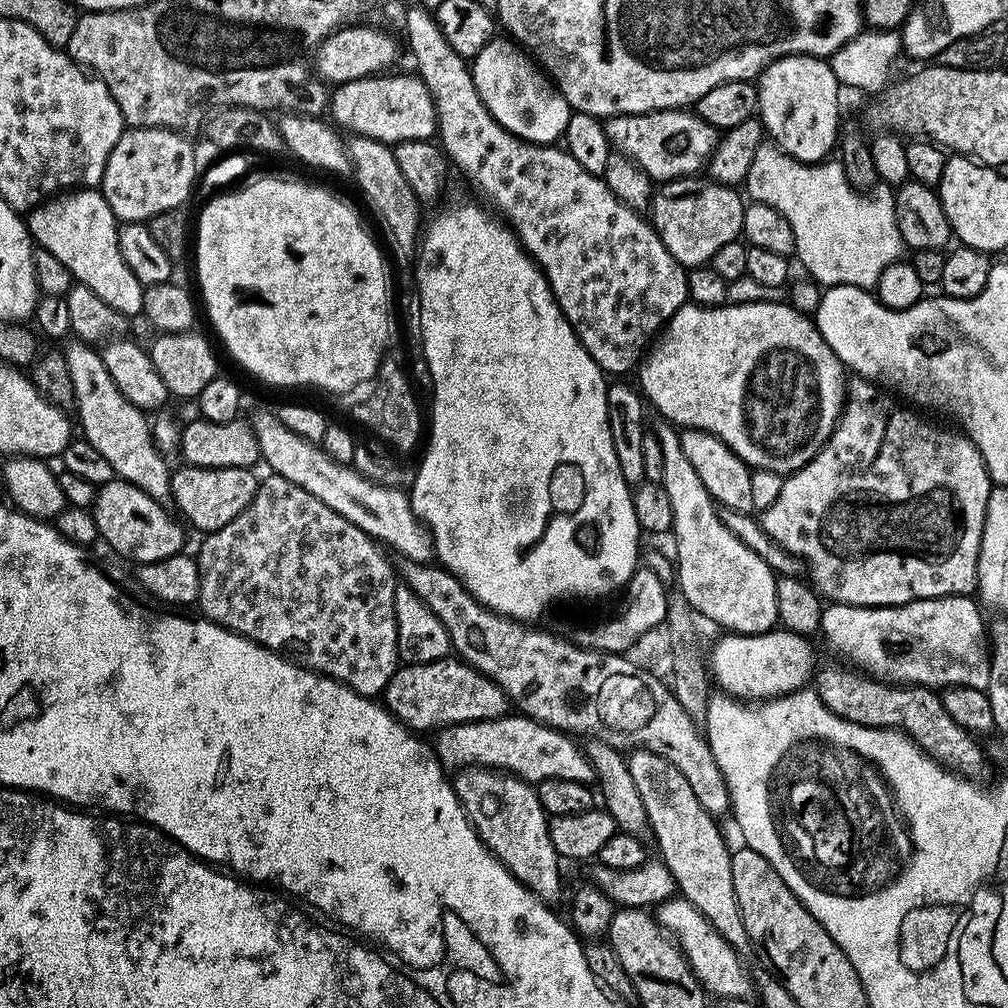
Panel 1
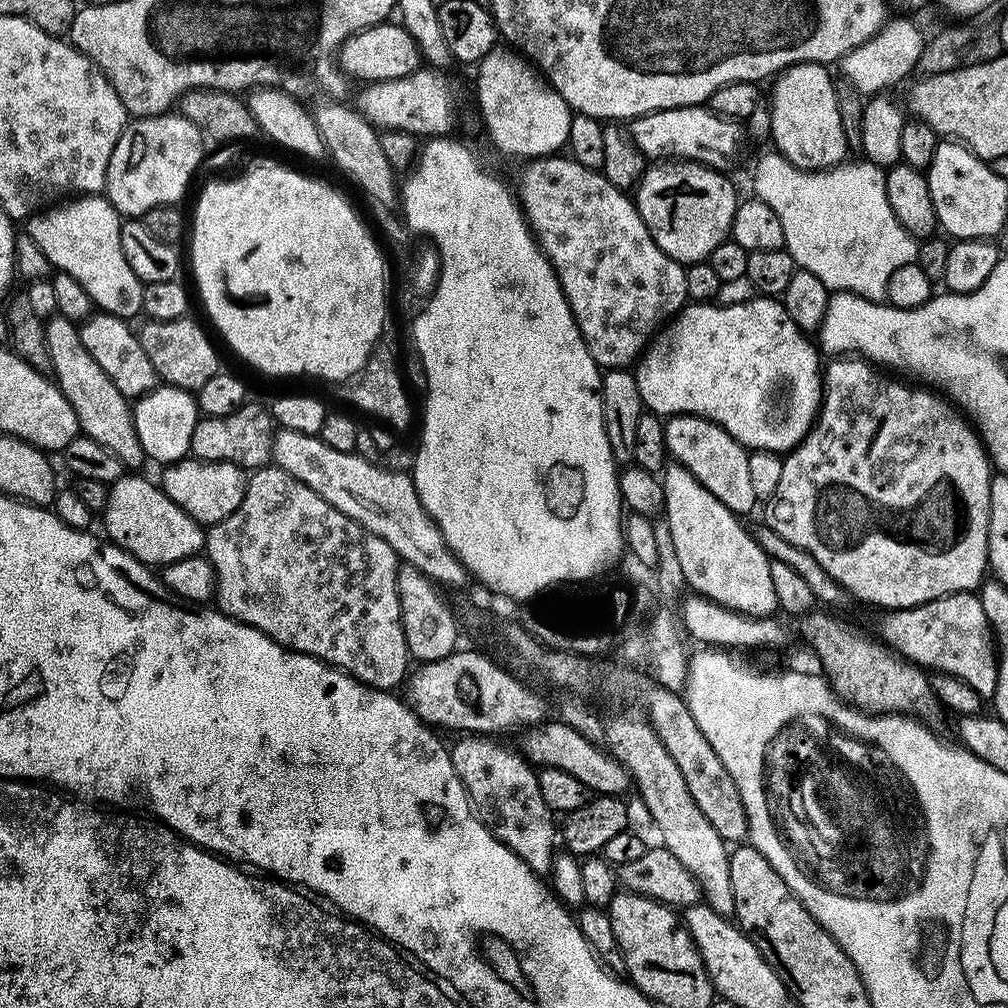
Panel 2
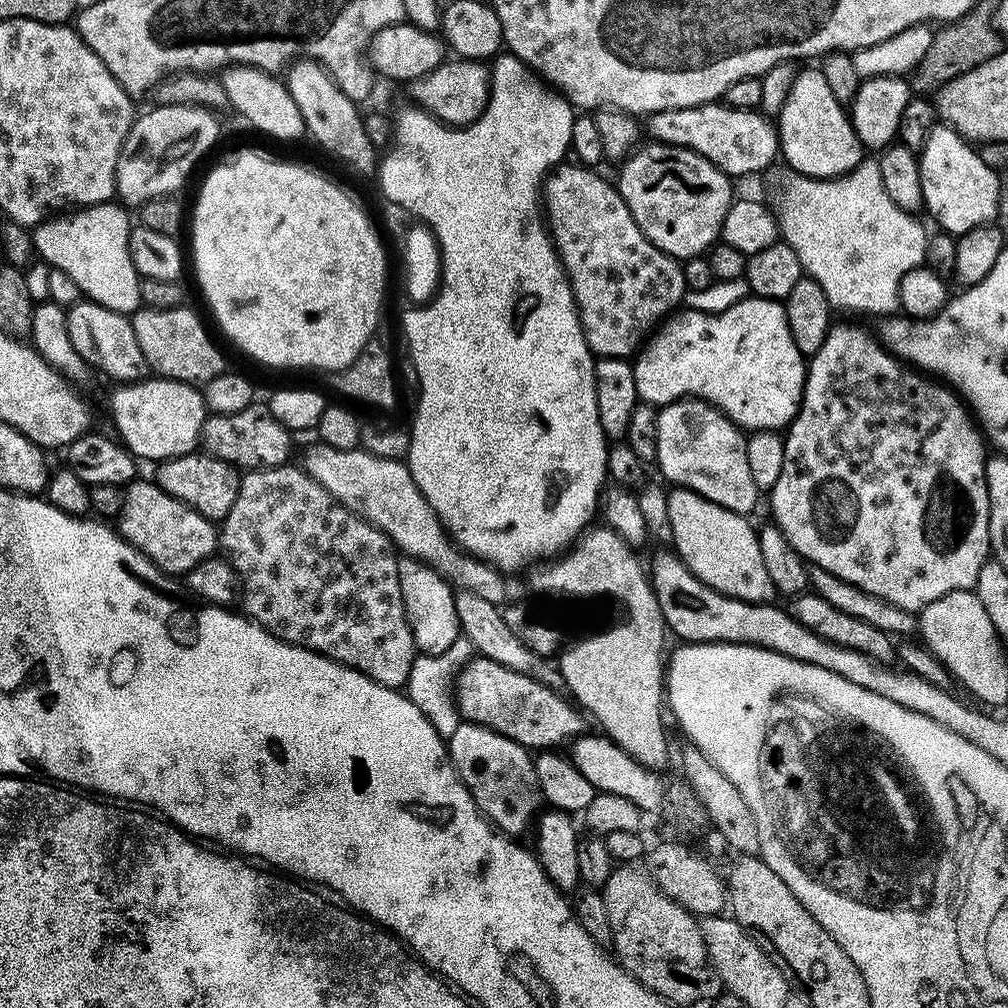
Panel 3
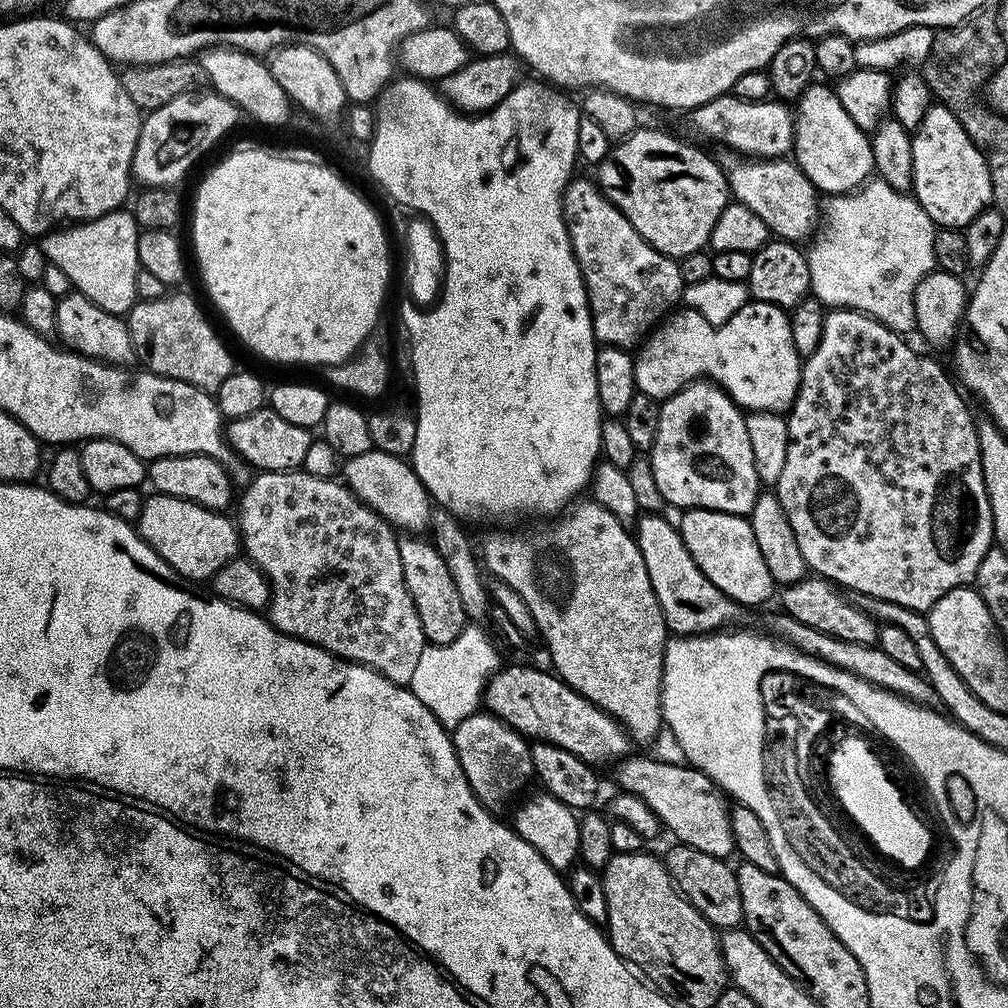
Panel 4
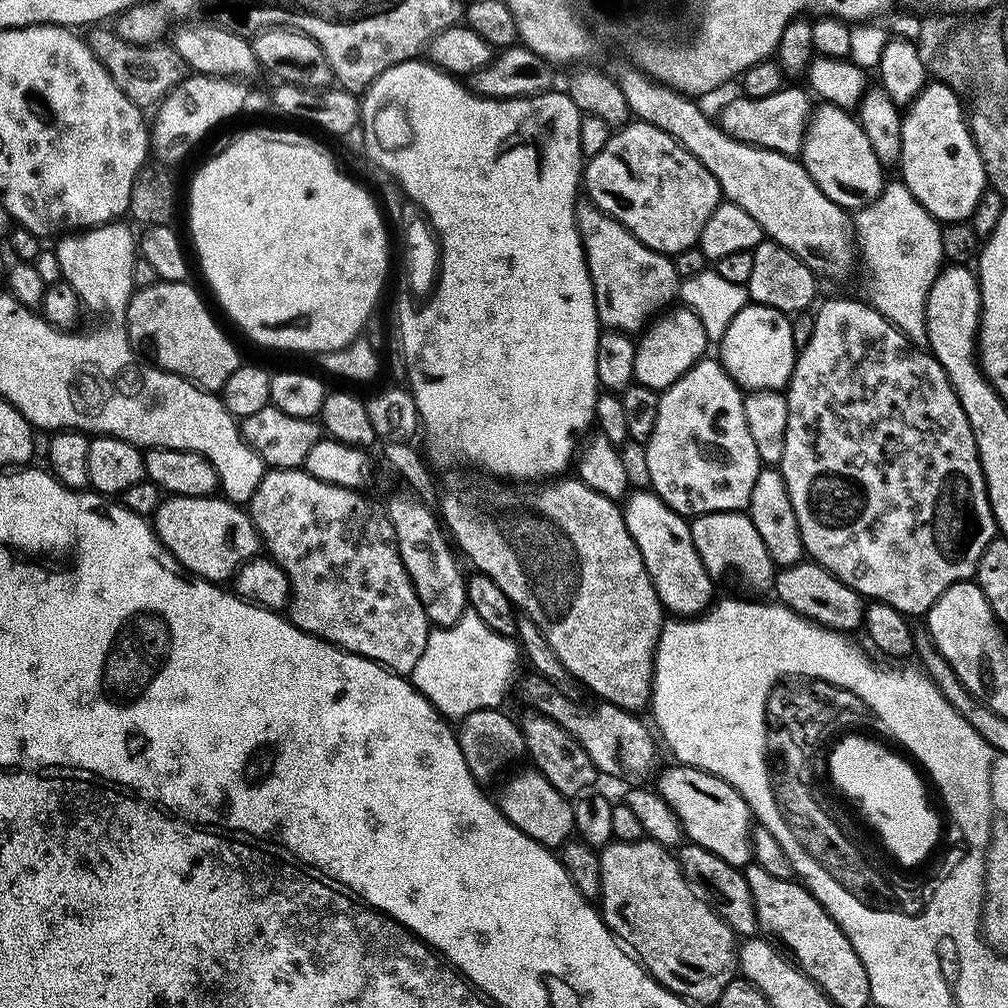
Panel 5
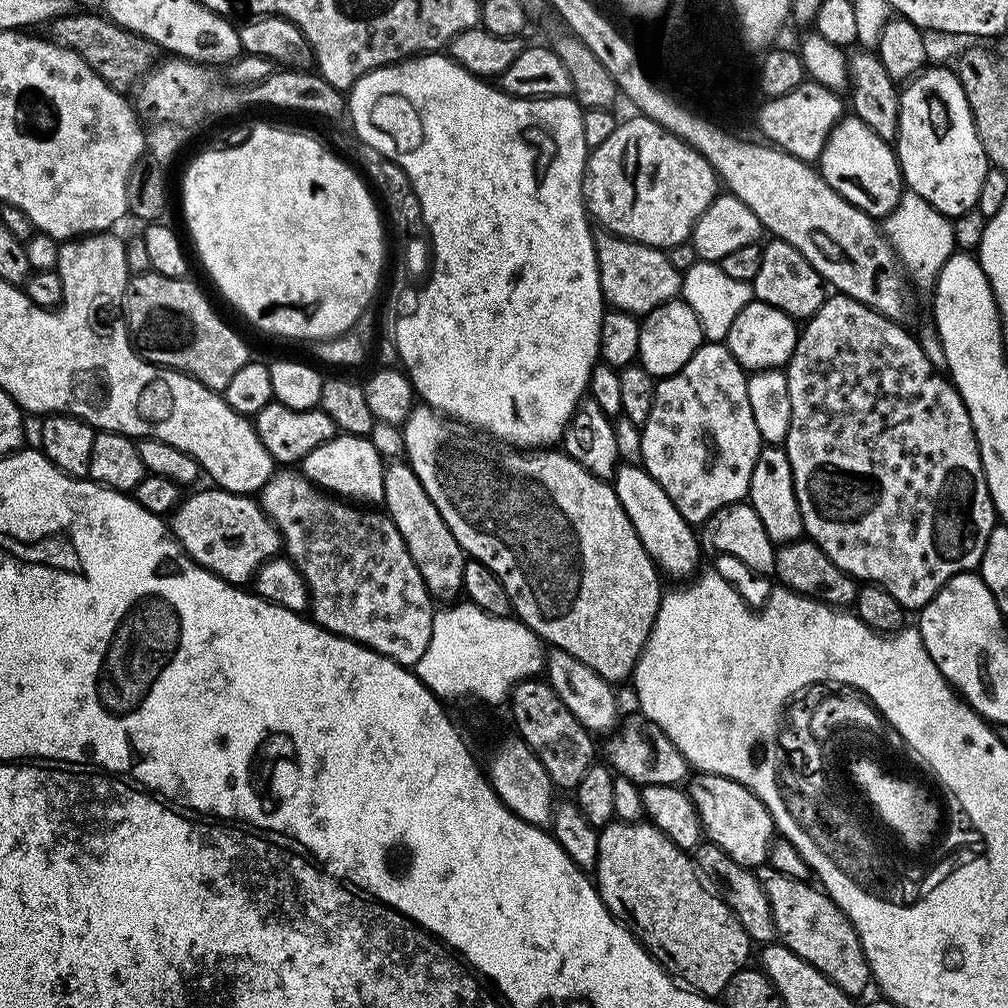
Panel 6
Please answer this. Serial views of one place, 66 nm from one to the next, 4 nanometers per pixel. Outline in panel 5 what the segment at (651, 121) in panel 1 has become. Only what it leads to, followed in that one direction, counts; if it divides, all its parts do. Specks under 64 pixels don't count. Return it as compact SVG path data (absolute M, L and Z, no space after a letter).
M800 86L782 87L778 94L770 94L770 98L739 98L740 100L730 101L718 115L720 129L747 144L781 152L793 158L799 157L800 149L804 147L804 133L808 131L808 122L812 119L814 103L812 104L813 97L803 87L796 87Z

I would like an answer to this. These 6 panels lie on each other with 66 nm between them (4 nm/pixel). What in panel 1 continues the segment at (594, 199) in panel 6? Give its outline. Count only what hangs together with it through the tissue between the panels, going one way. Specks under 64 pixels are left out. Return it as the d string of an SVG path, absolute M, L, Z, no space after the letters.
M664 182L653 191L650 201L650 213L652 212L650 223L652 227L656 229L656 233L662 238L666 250L670 250L672 257L679 264L685 266L707 265L712 256L718 254L718 250L722 250L722 246L726 246L726 242L740 240L742 236L742 218L746 207L745 197L743 195L740 197L736 193L739 191L727 184L707 183L702 185L697 192L680 192L676 196L677 185L672 182Z

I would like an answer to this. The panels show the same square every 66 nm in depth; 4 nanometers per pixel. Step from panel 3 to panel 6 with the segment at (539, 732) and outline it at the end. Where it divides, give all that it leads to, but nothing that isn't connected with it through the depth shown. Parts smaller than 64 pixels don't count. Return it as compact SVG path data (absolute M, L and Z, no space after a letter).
M635 714L628 721L621 723L607 737L607 763L616 776L625 776L641 786L646 784L670 784L680 786L689 779L690 765L680 750L670 742L670 738L661 728L653 724L647 716Z

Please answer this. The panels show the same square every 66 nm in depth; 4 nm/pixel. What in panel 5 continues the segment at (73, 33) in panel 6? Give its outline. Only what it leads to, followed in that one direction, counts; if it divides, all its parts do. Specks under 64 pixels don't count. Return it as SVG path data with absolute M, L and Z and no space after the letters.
M96 26L89 32L92 33L87 33L86 39L98 62L102 62L110 78L118 82L118 90L122 90L122 94L126 94L126 98L130 98L130 102L134 102L142 110L159 105L160 101L175 90L184 81L185 76L189 75L190 69L187 62L179 56L175 47L168 45L167 48L167 43L135 44L129 40L123 40L108 26Z

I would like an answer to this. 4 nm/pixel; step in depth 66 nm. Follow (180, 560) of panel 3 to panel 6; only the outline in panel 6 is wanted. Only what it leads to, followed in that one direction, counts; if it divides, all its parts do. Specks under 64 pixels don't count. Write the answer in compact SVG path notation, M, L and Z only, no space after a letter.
M207 486L193 496L185 495L180 501L180 507L170 516L170 527L180 544L185 556L189 556L198 566L210 570L218 578L230 585L244 586L255 577L256 571L267 560L272 559L281 551L280 532L272 519L260 509L259 499L242 492L227 492L225 488Z

